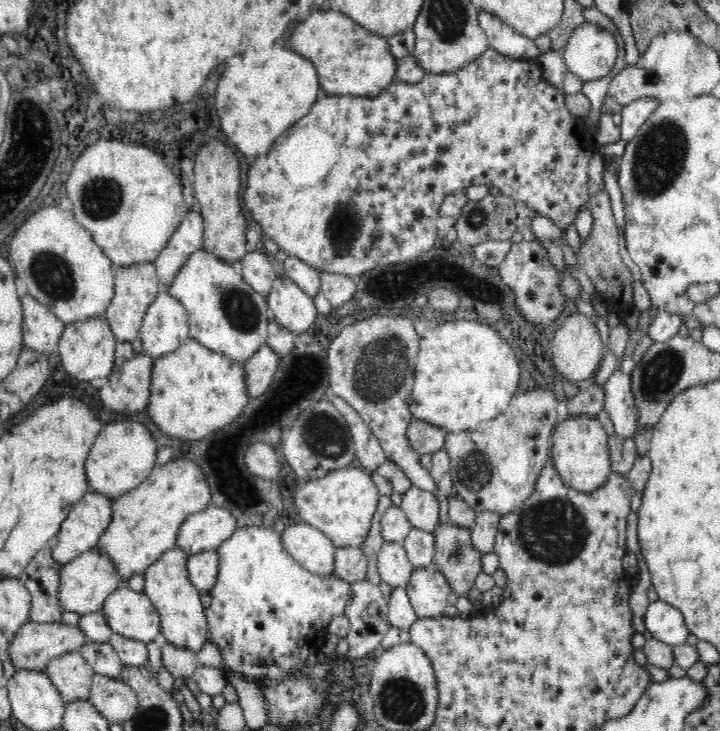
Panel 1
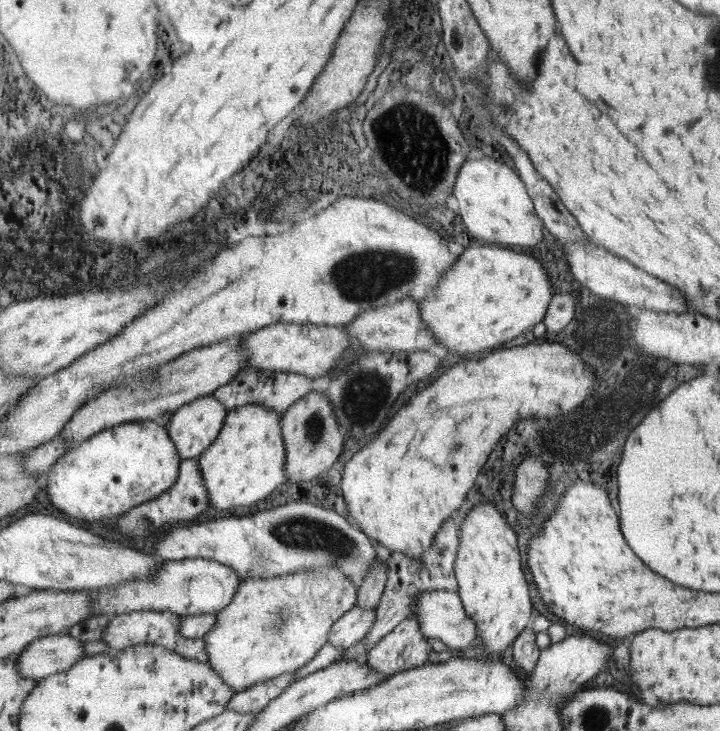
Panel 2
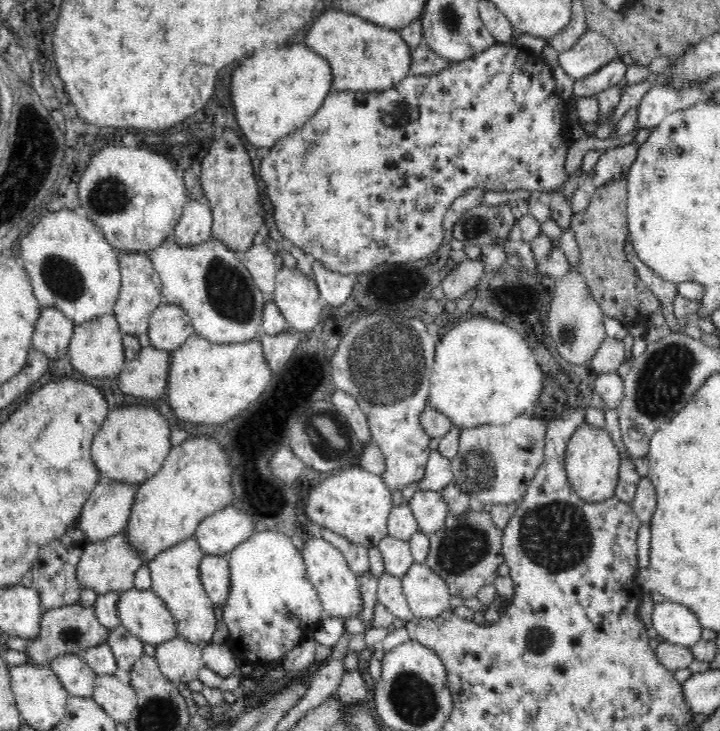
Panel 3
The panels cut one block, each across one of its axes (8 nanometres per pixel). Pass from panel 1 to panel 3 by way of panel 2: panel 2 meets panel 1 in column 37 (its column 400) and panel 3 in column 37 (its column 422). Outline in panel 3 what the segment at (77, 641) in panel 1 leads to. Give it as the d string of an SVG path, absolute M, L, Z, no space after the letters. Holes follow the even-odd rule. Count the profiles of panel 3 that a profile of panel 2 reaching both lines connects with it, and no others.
M79 601L60 609L47 610L38 624L38 638L34 638L32 644L28 646L32 664L42 664L44 660L54 660L64 654L82 655L88 647L105 644L110 634L110 631L96 620L92 605L83 606Z

